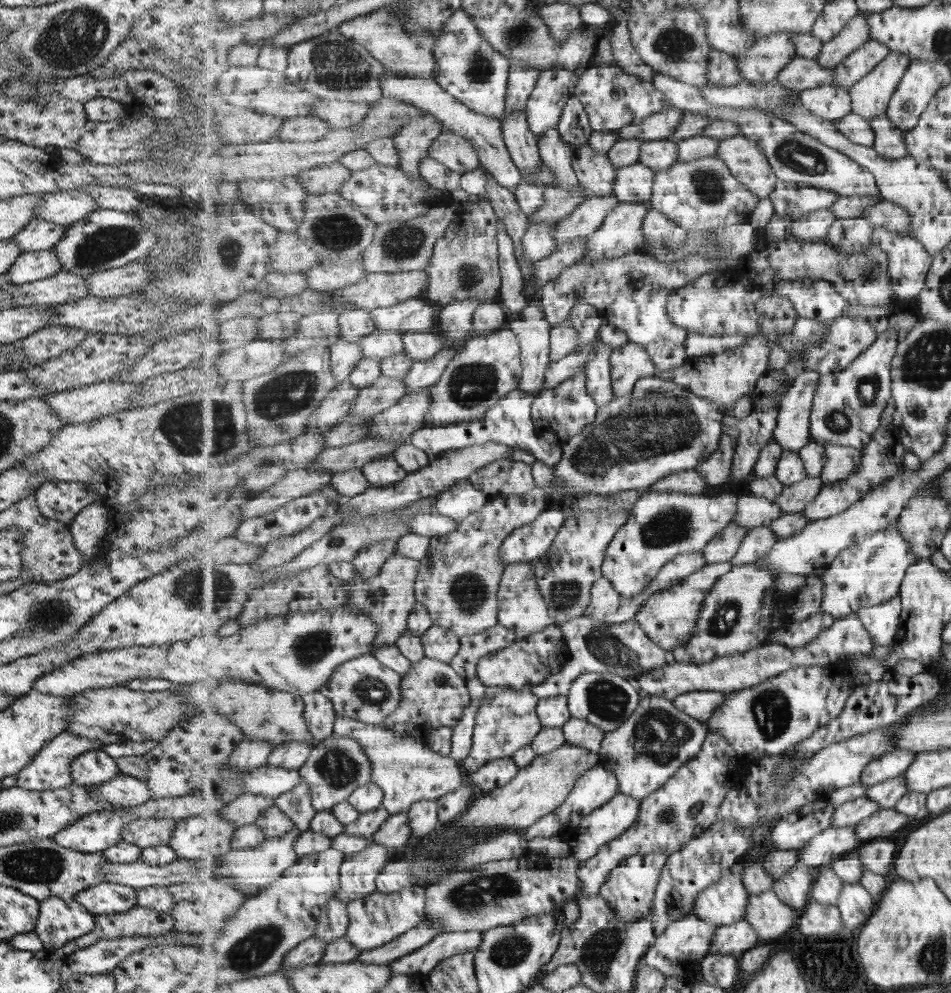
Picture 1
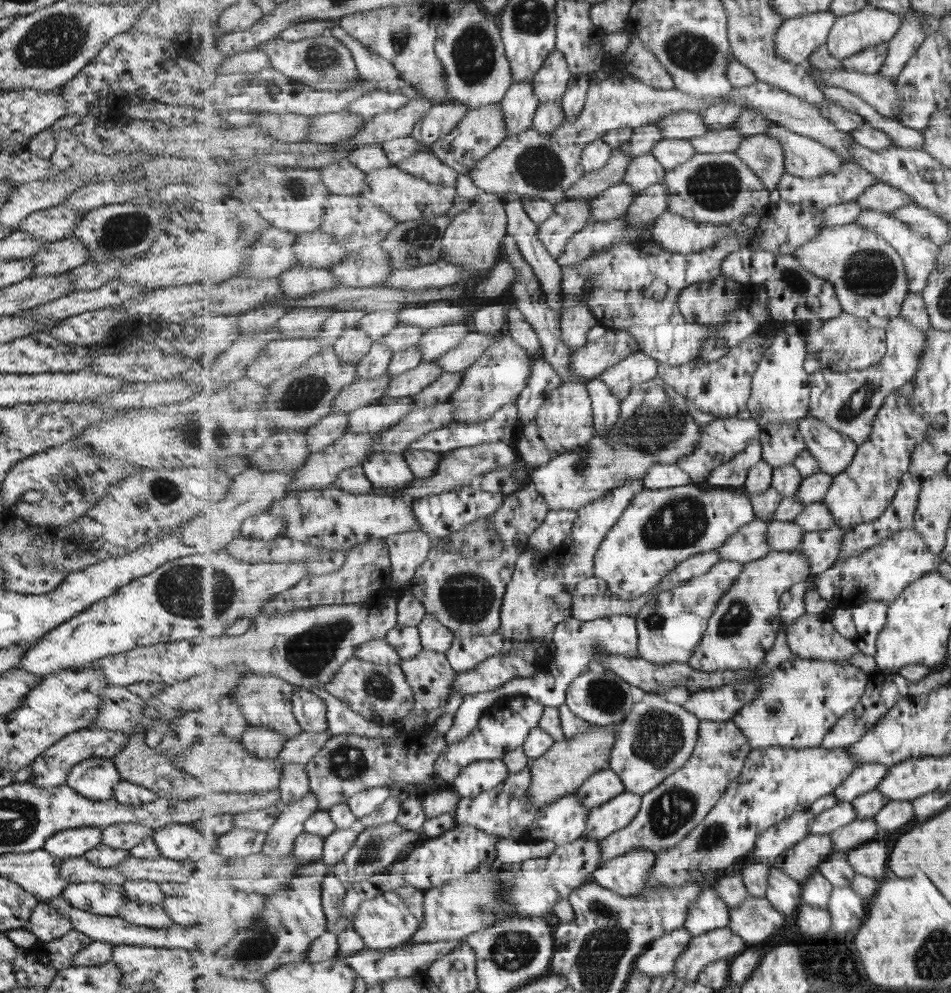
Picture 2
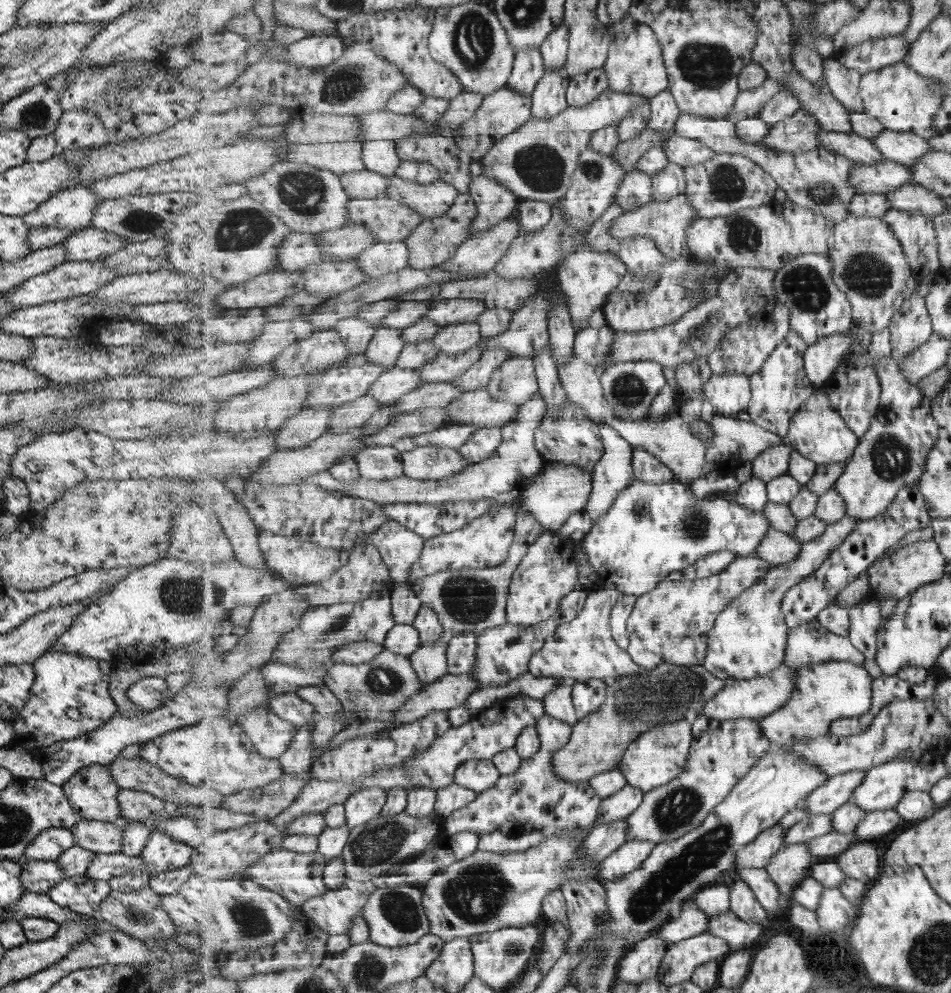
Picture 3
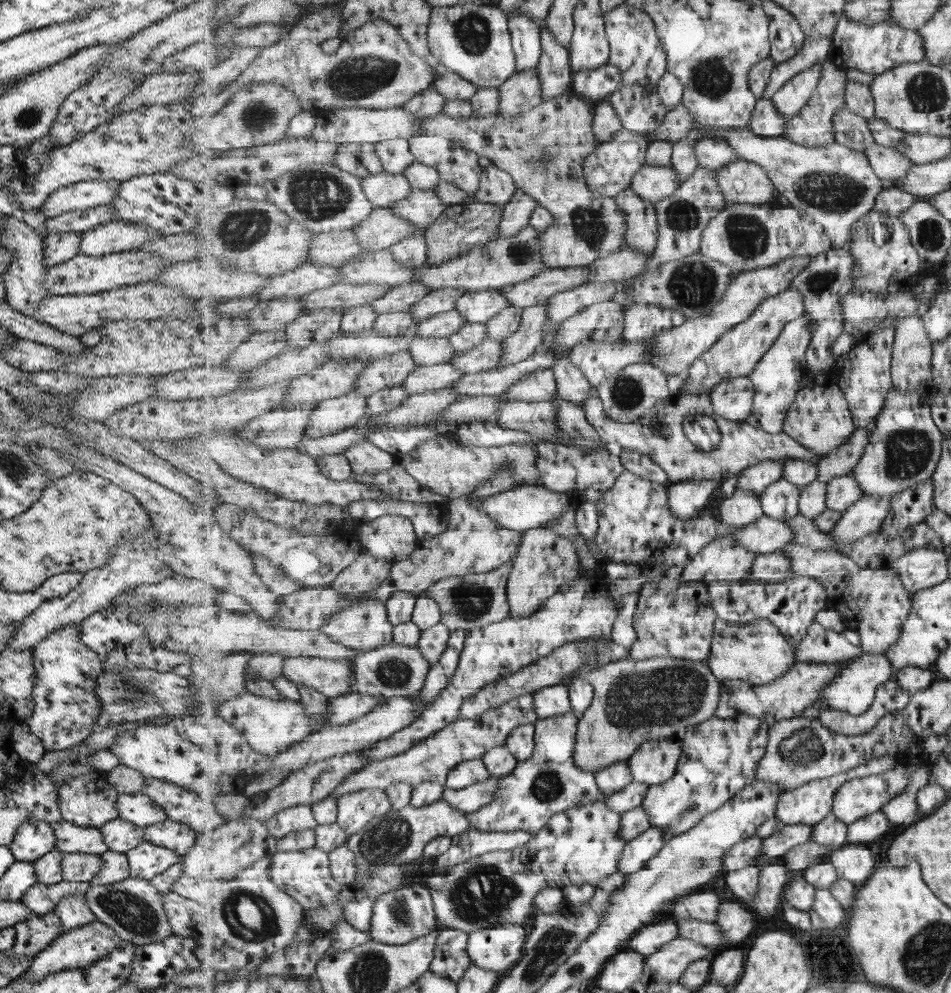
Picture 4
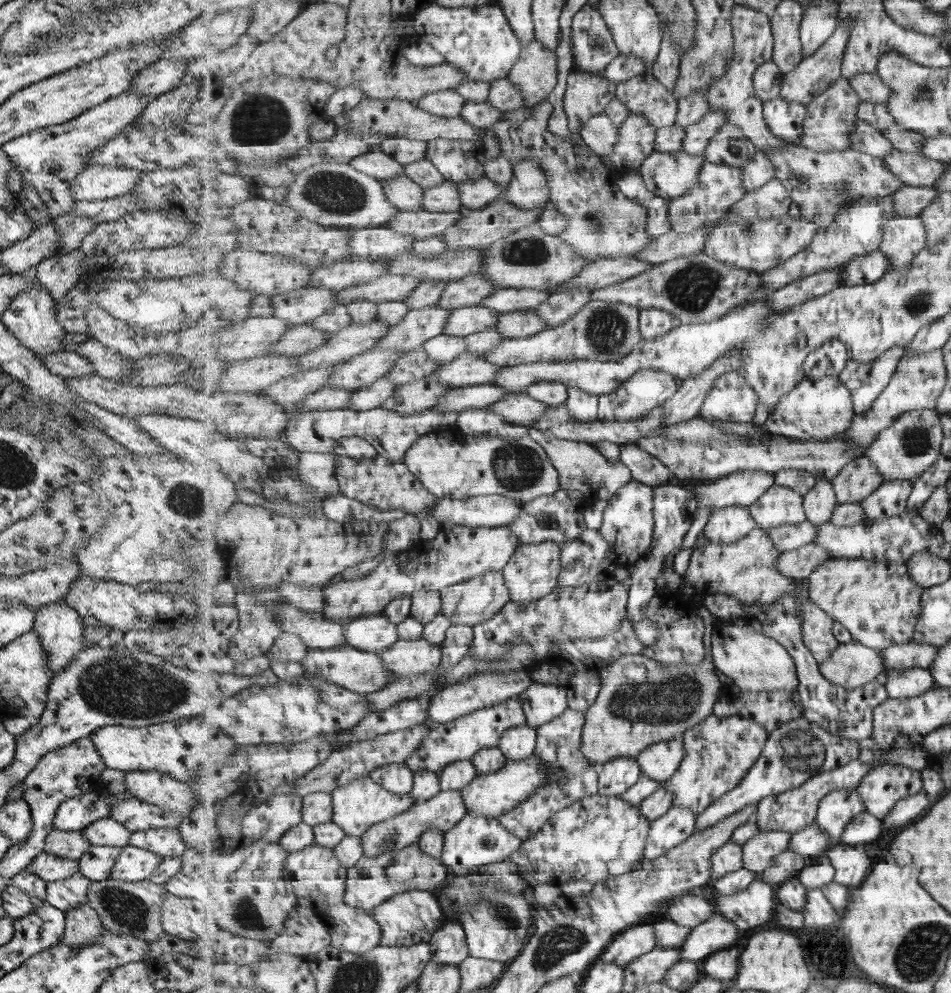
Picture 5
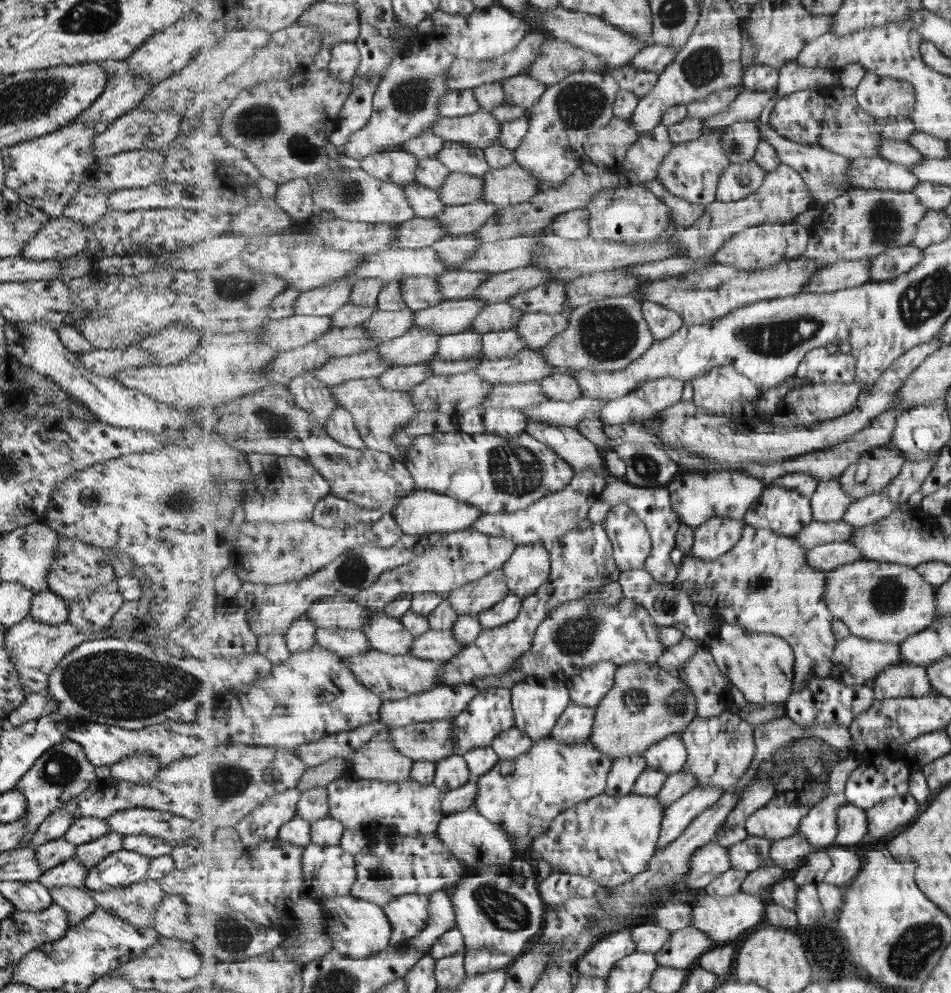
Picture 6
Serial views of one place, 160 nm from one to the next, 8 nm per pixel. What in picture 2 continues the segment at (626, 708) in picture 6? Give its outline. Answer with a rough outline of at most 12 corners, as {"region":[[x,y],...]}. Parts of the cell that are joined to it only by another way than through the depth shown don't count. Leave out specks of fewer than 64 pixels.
{"region":[[620,723],[591,725],[533,759],[528,805],[610,768]]}

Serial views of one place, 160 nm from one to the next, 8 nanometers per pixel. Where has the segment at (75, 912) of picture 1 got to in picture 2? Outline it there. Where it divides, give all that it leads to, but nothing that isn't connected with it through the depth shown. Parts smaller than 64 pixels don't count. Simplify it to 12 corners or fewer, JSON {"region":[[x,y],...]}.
{"region":[[45,901],[30,912],[25,928],[49,942],[72,924]]}

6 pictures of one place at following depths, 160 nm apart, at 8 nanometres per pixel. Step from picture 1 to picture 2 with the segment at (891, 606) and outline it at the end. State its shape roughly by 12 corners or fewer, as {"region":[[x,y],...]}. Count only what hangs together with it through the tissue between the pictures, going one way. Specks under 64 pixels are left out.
{"region":[[877,601],[852,610],[855,643],[874,658],[891,602]]}

